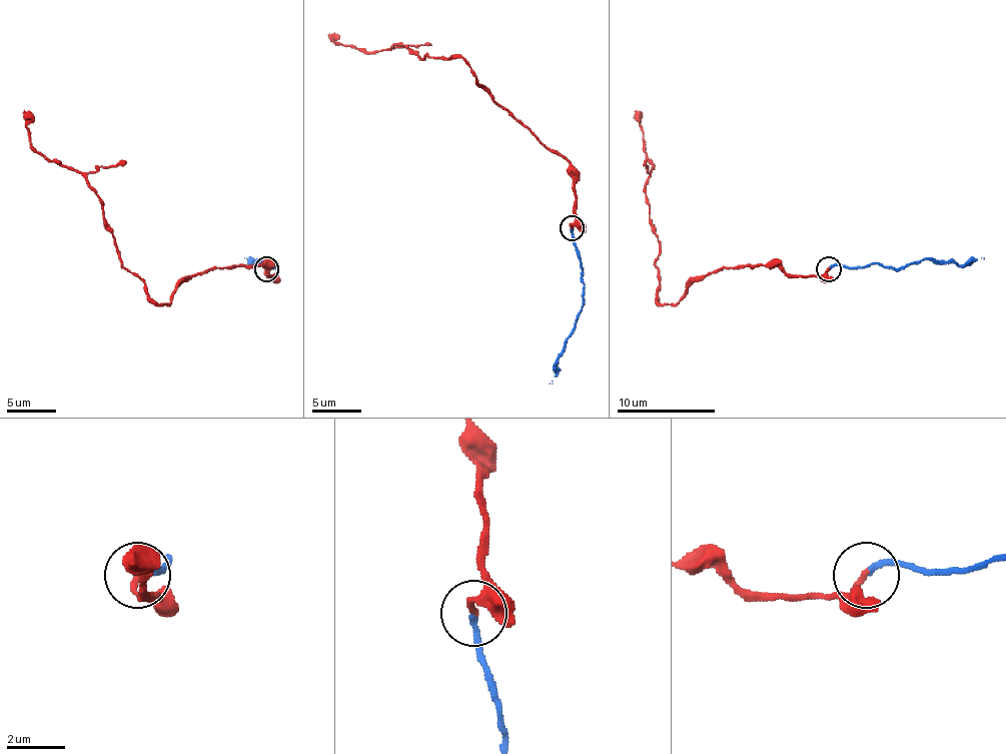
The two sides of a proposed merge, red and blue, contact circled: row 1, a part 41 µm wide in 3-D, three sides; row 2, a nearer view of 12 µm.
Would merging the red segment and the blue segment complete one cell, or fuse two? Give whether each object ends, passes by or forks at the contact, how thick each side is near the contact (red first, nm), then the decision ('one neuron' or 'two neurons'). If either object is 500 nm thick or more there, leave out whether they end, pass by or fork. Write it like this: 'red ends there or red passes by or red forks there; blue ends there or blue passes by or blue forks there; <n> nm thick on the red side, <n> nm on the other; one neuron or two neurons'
red ends there; blue ends there; 200 nm thick on the red side, 200 nm on the other; one neuron

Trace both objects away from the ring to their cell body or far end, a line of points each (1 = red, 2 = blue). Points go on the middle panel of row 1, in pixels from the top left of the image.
1: (573, 227), (570, 163), (458, 58), (419, 58), (392, 45), (368, 53), (336, 43), (328, 33)
2: (573, 230), (582, 269), (582, 308), (565, 350), (558, 357), (558, 372), (550, 383)

